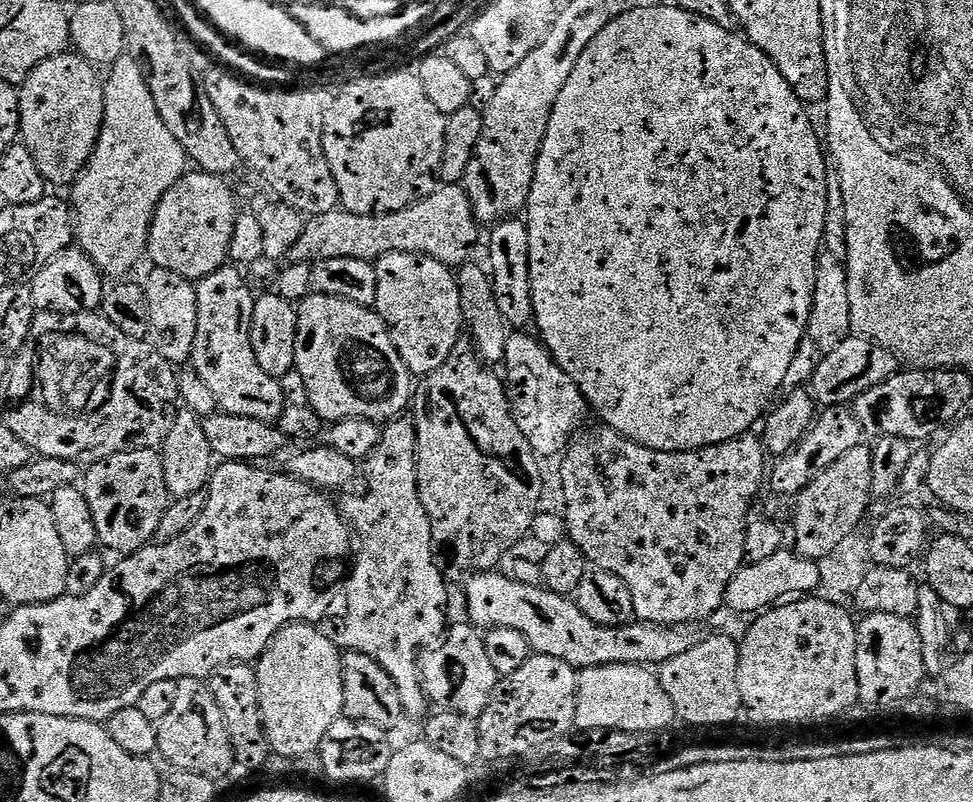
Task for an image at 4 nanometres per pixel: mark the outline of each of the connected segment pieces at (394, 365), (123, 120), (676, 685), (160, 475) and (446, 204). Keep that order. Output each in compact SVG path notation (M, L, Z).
M311 294L299 301L299 334L296 349L295 371L305 378L309 390L308 401L325 422L335 422L346 418L362 418L377 422L391 422L403 417L412 400L412 380L414 373L393 329L379 312L364 308L349 300L339 300L337 296Z
M127 58L113 63L111 67L112 73L106 76L106 83L104 84L104 126L100 143L96 145L96 155L92 157L88 167L80 174L75 183L71 185L70 191L72 191L72 196L70 195L70 200L74 205L74 232L78 237L79 247L100 267L101 273L107 274L109 277L111 277L110 275L116 276L112 278L124 278L127 277L124 275L140 259L145 259L148 250L148 233L152 231L152 220L156 216L156 208L160 205L160 199L186 175L186 169L189 167L187 164L190 164L190 157L184 151L178 138L168 129L166 122L162 120L162 114L158 112L158 106L154 102L154 94L150 94L148 78L144 75L144 69L141 68L139 60Z
M723 634L701 639L686 654L667 660L658 672L660 684L672 699L679 719L688 724L701 724L716 728L719 724L732 724L745 711L740 693L740 646Z
M155 448L130 450L114 454L97 464L87 465L82 476L82 491L86 500L90 502L90 512L94 514L96 539L101 545L105 544L112 552L120 552L116 554L131 554L155 541L158 522L162 522L162 514L166 514L170 503L166 472L164 457Z
M444 184L425 200L397 212L363 216L337 210L311 217L305 223L302 238L287 259L296 264L311 265L330 258L358 258L375 262L391 252L417 252L449 266L464 266L473 259L472 251L480 240L480 231L482 225L476 218L467 188L460 184Z

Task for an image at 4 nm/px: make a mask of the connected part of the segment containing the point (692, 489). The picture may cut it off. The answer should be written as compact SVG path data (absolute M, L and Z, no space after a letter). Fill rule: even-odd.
M599 427L593 432L585 431L583 434L577 435L568 451L562 456L562 461L564 460L564 496L568 499L566 519L571 543L579 546L584 557L588 559L589 565L595 566L599 571L609 572L622 578L622 582L626 582L626 586L630 586L636 615L641 621L649 624L699 625L699 620L708 620L720 607L722 609L725 607L728 599L728 587L737 572L746 563L744 555L748 541L748 521L753 515L752 503L755 502L760 487L763 484L765 487L766 484L766 464L764 468L766 449L763 439L756 434L745 434L730 442L706 446L693 452L659 452L650 450L633 440L627 440L624 435L614 431L613 428Z

